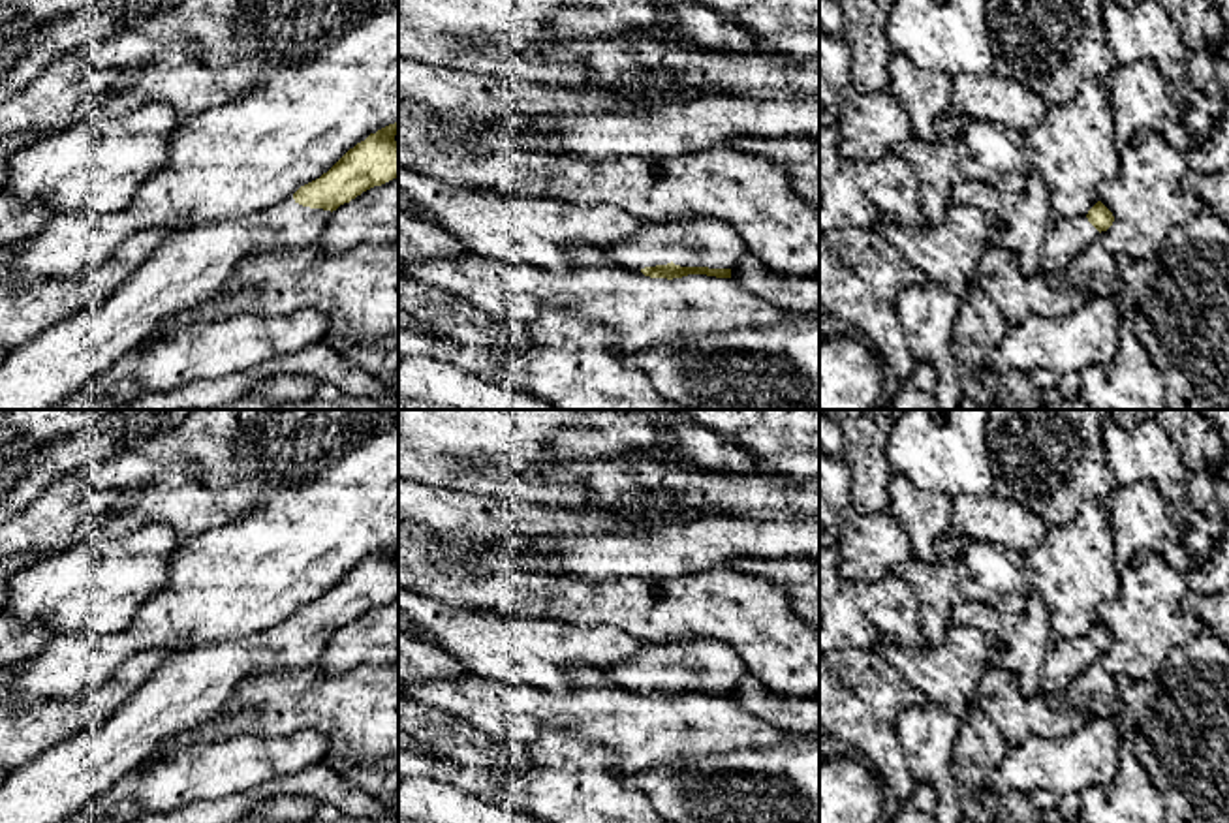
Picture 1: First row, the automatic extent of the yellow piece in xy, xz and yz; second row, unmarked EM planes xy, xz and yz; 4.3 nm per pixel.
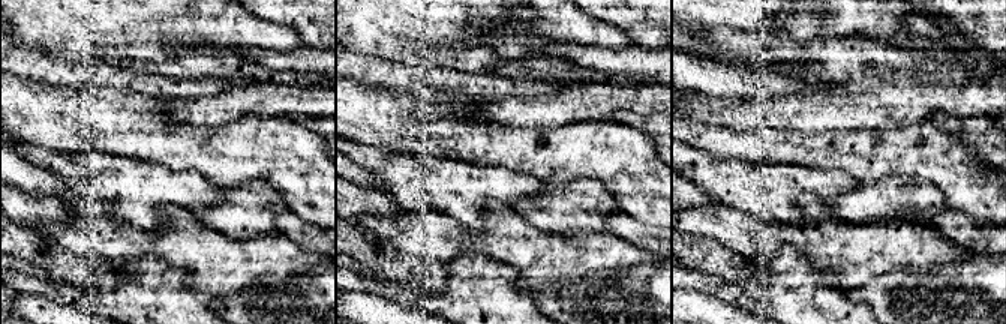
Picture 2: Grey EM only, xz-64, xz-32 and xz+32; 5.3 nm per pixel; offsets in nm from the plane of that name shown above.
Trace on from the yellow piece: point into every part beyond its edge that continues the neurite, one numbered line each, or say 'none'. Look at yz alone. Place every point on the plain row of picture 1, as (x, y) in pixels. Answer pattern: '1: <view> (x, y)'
none

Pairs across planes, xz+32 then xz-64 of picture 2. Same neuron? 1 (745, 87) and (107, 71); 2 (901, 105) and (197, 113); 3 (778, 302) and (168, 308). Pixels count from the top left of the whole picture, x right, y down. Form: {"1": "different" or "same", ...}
{"1": "same", "2": "same", "3": "same"}

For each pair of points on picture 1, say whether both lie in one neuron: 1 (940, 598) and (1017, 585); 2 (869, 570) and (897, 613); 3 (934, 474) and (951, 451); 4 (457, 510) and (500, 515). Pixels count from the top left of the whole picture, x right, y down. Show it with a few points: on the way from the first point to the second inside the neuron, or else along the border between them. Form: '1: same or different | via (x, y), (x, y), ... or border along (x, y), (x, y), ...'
1: same | via (959, 585), (998, 585)
2: different | border along (839, 570), (863, 581), (880, 581), (891, 572)
3: same | via (934, 468), (946, 457)
4: same | via (468, 515), (489, 515)

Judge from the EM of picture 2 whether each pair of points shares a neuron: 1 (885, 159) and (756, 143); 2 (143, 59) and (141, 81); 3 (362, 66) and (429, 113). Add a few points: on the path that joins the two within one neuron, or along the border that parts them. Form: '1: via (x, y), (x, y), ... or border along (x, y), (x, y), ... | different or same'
1: via (853, 155), (849, 152), (787, 146) | same
2: border along (126, 69), (173, 75), (176, 78) | different
3: border along (365, 84), (410, 93) | different

